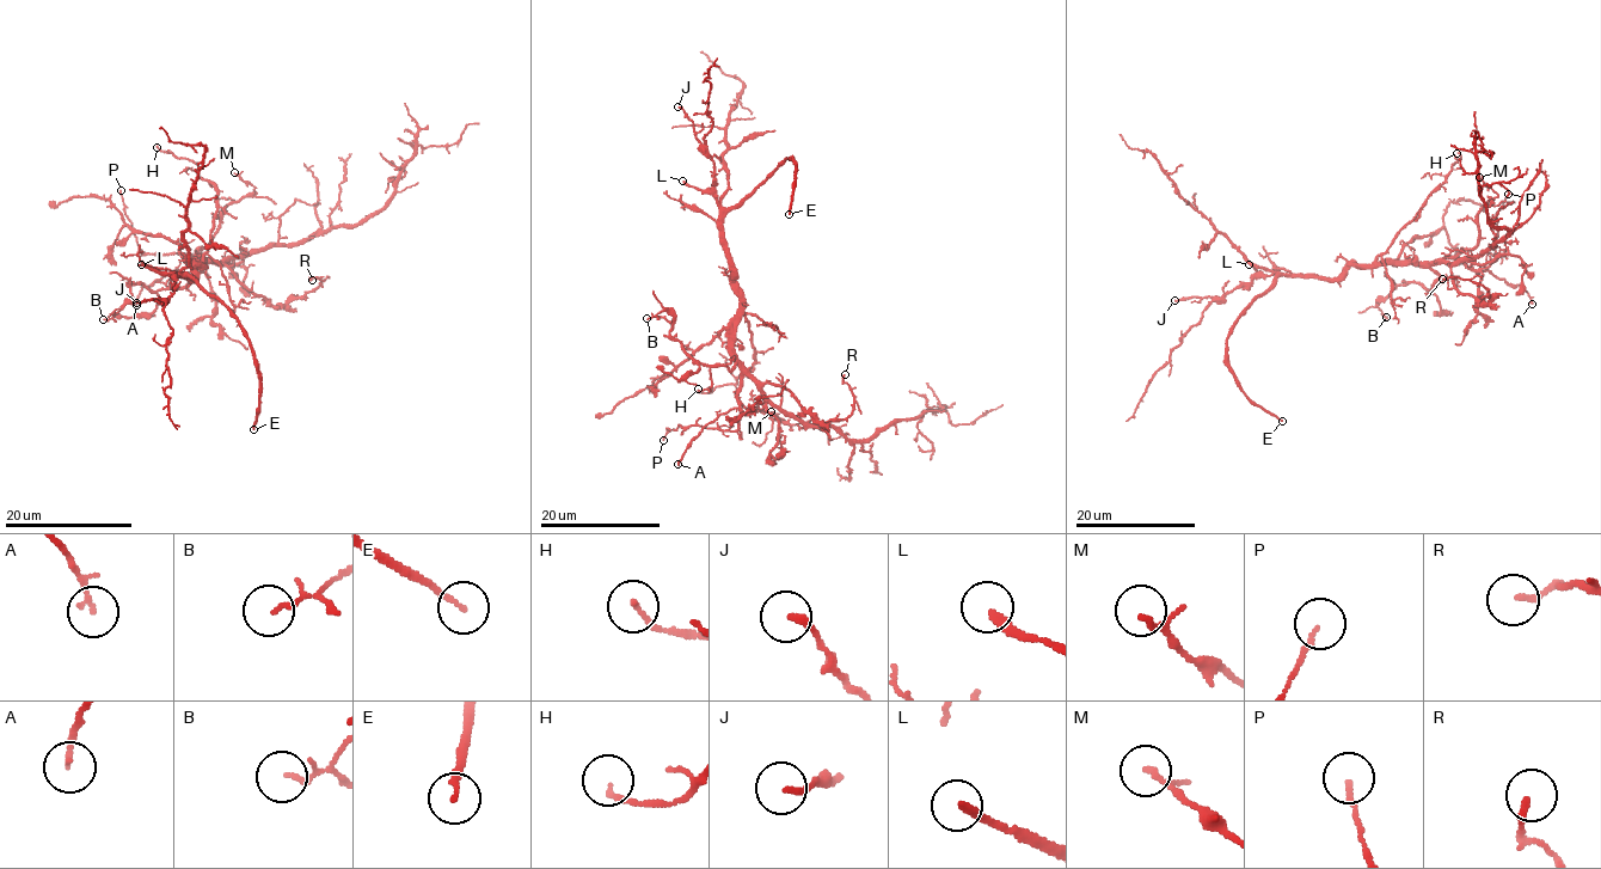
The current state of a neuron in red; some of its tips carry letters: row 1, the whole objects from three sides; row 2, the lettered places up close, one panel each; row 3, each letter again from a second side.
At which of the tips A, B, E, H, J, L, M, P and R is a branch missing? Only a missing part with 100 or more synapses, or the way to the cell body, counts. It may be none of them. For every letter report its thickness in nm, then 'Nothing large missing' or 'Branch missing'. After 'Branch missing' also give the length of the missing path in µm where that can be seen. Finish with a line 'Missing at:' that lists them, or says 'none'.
A: Thickness 150 nm. Nothing large missing
B: Thickness 130 nm. Nothing large missing
E: Thickness 160 nm. Branch missing. Missing length about 80 µm
H: Thickness 150 nm. Nothing large missing
J: Thickness 180 nm. Nothing large missing
L: Thickness 190 nm. Branch missing. Missing length about 160 µm
M: Thickness 120 nm. Nothing large missing
P: Thickness 130 nm. Nothing large missing
R: Thickness 170 nm. Nothing large missing
Missing at: E, L

